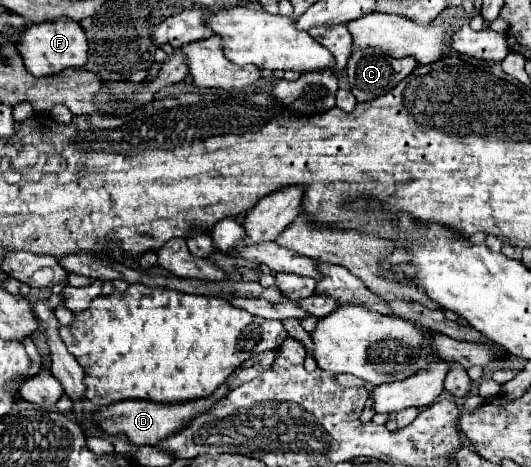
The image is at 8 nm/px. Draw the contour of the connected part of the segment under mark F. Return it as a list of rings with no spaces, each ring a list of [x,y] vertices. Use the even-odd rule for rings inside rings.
[[[70,19],[32,23],[24,27],[20,31],[20,39],[16,47],[24,59],[26,69],[36,77],[52,75],[66,67],[82,67],[86,63],[86,53],[88,53],[88,41],[86,41],[84,29],[80,27],[80,23]]]

